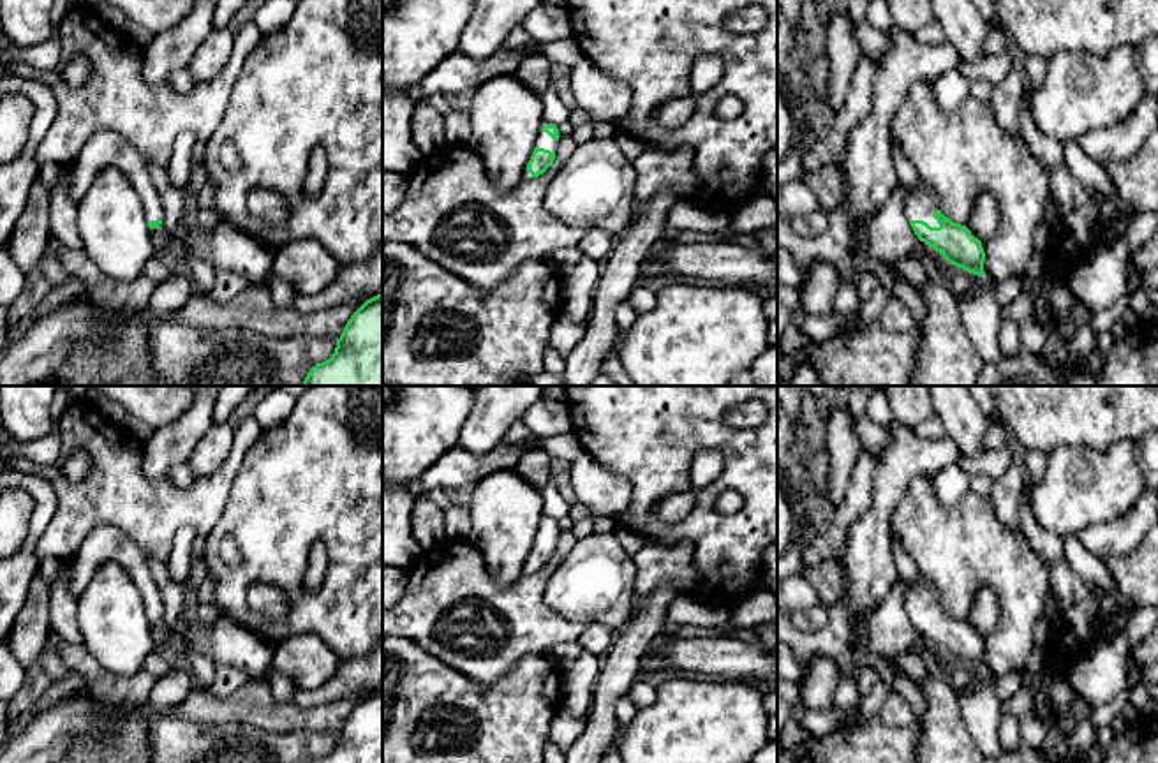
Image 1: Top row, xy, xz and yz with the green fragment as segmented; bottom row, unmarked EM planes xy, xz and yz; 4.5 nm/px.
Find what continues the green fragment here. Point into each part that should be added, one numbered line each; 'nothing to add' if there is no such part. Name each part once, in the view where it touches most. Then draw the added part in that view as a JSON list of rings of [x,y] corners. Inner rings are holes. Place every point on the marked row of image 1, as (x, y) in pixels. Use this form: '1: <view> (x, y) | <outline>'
1: yz (920, 203) | [[[918,183],[915,189],[906,187],[904,211],[908,220],[924,220],[931,227],[939,227],[932,213],[939,208],[938,194],[925,183]]]

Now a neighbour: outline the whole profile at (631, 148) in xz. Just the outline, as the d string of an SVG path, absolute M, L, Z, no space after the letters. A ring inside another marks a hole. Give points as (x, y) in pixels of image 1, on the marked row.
M617 130L615 141L619 148L622 150L622 153L631 160L635 160L647 146L622 130Z

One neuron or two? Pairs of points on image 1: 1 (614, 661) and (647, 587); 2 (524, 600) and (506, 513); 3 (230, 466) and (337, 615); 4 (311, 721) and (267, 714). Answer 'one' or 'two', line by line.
1: two
2: two
3: two
4: one

